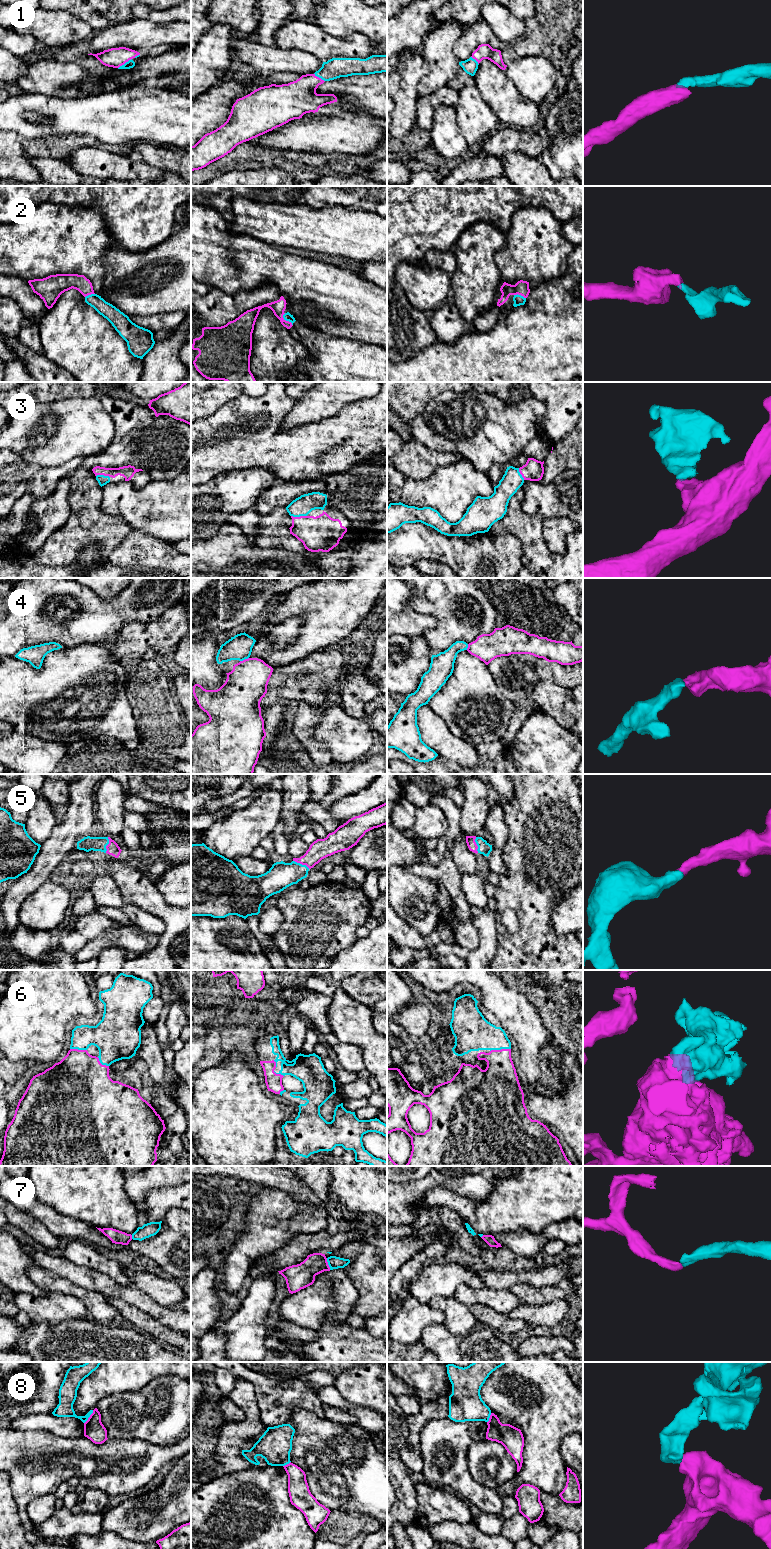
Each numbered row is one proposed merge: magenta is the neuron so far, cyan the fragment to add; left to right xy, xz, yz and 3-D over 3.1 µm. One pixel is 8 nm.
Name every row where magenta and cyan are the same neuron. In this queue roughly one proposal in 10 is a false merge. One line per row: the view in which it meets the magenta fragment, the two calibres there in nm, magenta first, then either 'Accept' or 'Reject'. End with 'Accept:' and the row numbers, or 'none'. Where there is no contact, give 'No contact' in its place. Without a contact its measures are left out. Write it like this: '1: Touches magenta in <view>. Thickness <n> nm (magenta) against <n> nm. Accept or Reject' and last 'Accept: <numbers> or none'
1: Touches magenta in xy. Thickness 160 nm (magenta) against 60 nm. Accept
2: Touches magenta in xz. Thickness 120 nm (magenta) against 70 nm. Accept
3: Touches magenta in xz. Thickness 280 nm (magenta) against 160 nm. Accept
4: Touches magenta in xz. Thickness 320 nm (magenta) against 200 nm. Accept
5: Touches magenta in xz. Thickness 160 nm (magenta) against 220 nm. Accept
6: Touches magenta in yz. Thickness 300 nm (magenta) against 280 nm. Accept
7: Touches magenta in xz. Thickness 200 nm (magenta) against 100 nm. Accept
8: Touches magenta in xy. Thickness 160 nm (magenta) against 140 nm. Reject
Accept: 1, 2, 3, 4, 5, 6, 7

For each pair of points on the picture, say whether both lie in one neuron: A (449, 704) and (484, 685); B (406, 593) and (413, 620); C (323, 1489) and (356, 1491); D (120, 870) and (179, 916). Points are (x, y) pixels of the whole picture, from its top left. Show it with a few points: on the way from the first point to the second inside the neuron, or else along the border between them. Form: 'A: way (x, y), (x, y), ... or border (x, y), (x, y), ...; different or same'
A: way (458, 698), (468, 692), (475, 692); same
B: way (404, 600), (404, 611), (406, 613); same
C: way (331, 1489), (348, 1489); same
D: way (135, 885), (164, 911); same

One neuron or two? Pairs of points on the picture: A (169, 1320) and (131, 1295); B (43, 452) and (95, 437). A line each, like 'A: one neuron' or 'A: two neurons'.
A: one neuron
B: one neuron

